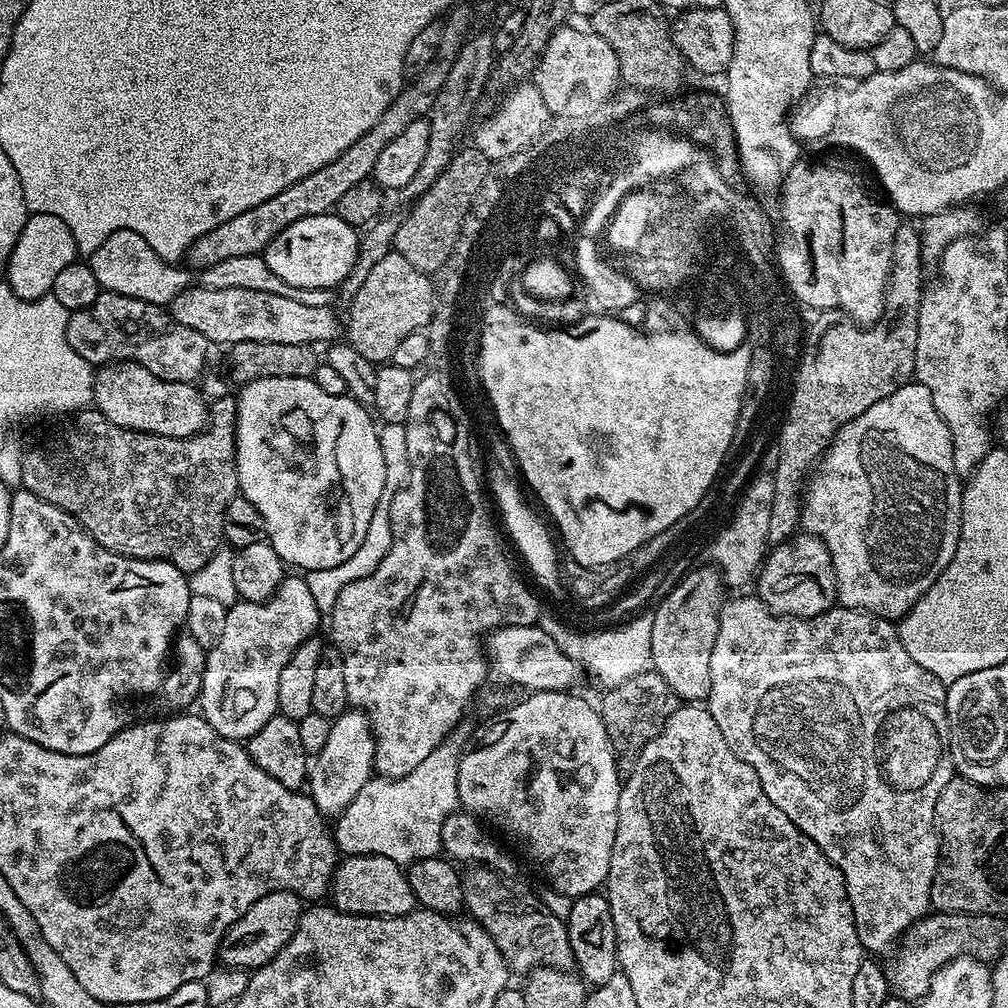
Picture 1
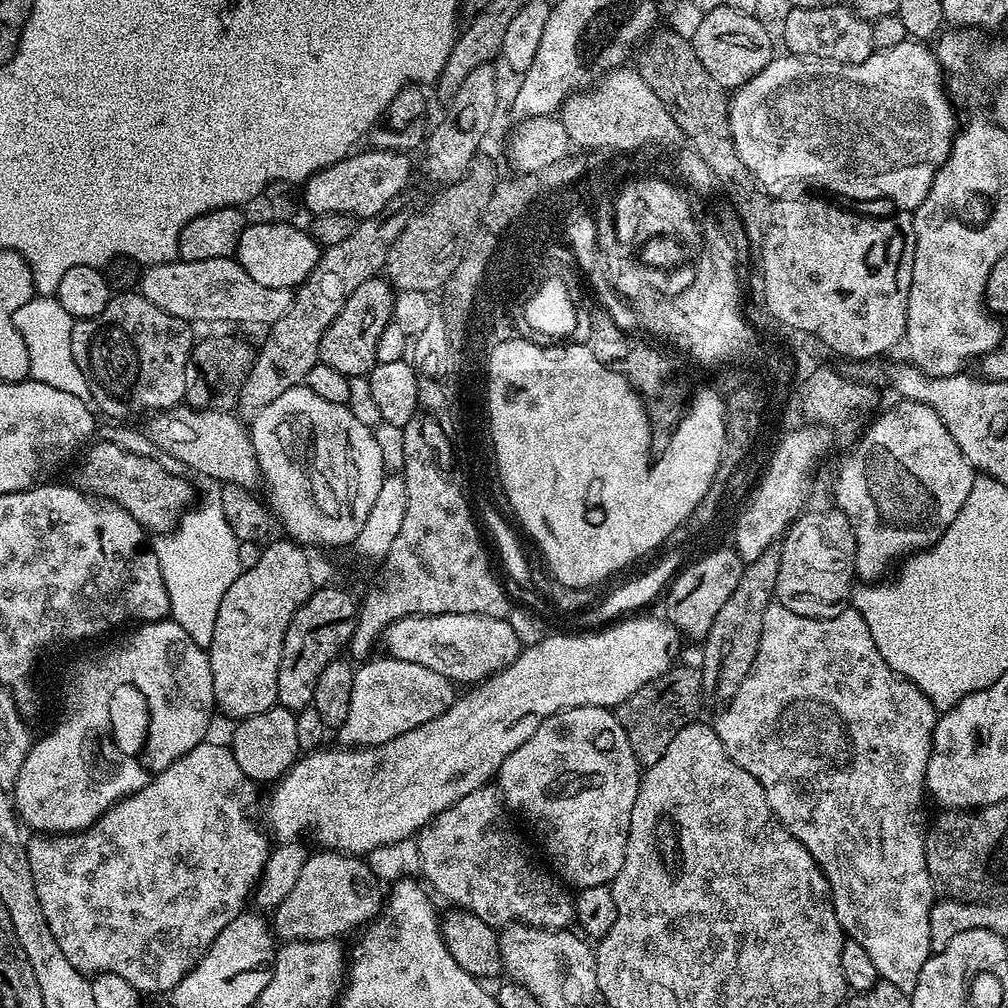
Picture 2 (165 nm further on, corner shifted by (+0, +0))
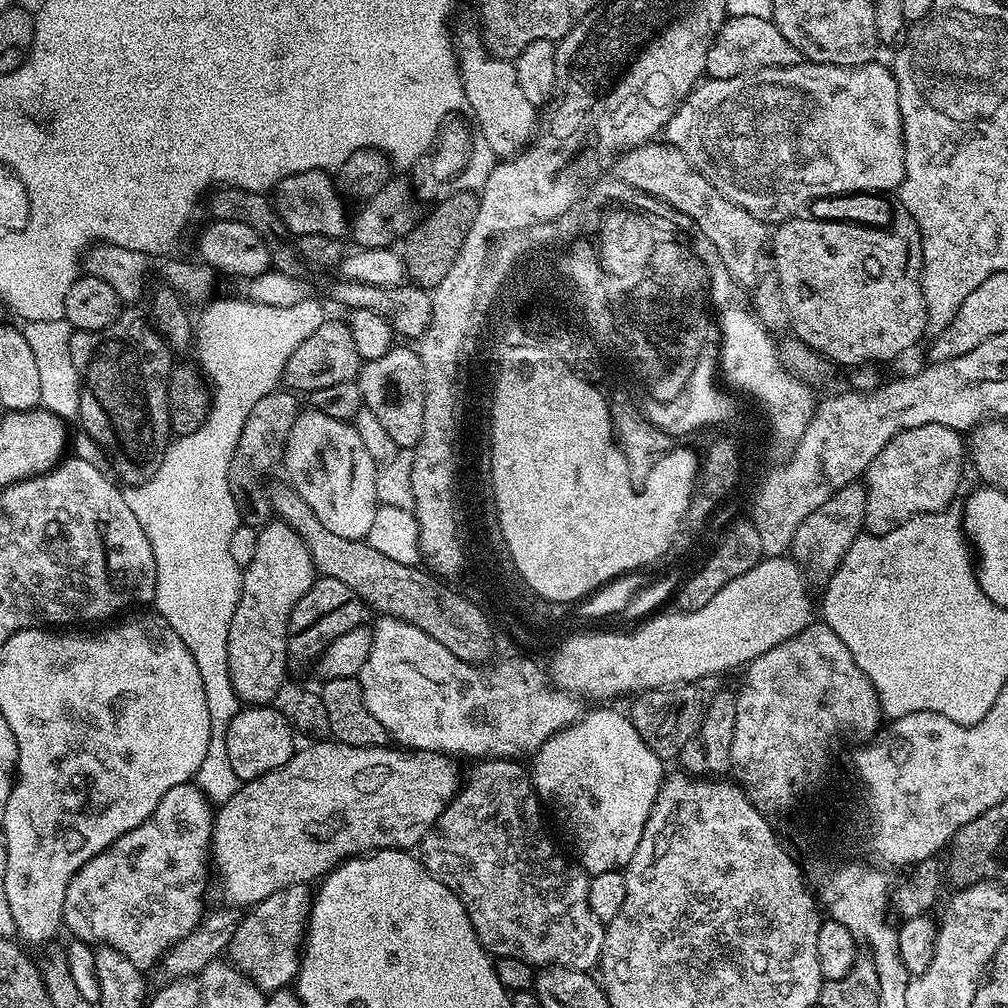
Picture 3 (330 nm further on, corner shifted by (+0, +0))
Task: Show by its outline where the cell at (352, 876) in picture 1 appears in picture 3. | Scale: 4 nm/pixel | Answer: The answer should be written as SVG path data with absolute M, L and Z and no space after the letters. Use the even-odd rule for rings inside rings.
M308 884L286 886L262 902L251 905L241 915L228 943L226 956L232 967L248 977L261 992L271 994L289 987L295 981L296 971L300 969L300 953L312 898L313 893Z

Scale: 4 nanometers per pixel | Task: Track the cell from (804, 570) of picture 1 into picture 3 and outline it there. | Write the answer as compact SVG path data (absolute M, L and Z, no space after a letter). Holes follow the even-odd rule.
M863 483L842 486L842 490L838 490L830 502L822 502L822 506L818 506L818 510L814 510L814 514L810 514L802 526L798 526L792 539L791 555L813 581L826 582L836 572L846 550L850 550L852 543L865 531L865 518L866 490Z

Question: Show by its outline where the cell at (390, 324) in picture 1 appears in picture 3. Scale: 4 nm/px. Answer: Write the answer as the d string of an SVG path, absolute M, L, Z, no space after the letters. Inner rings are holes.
M343 319L328 320L325 324L318 325L312 333L309 331L294 350L294 354L290 354L284 367L282 384L285 389L297 394L310 394L338 382L356 380L361 367L362 361L358 349L354 347L354 338L350 338L347 323Z

